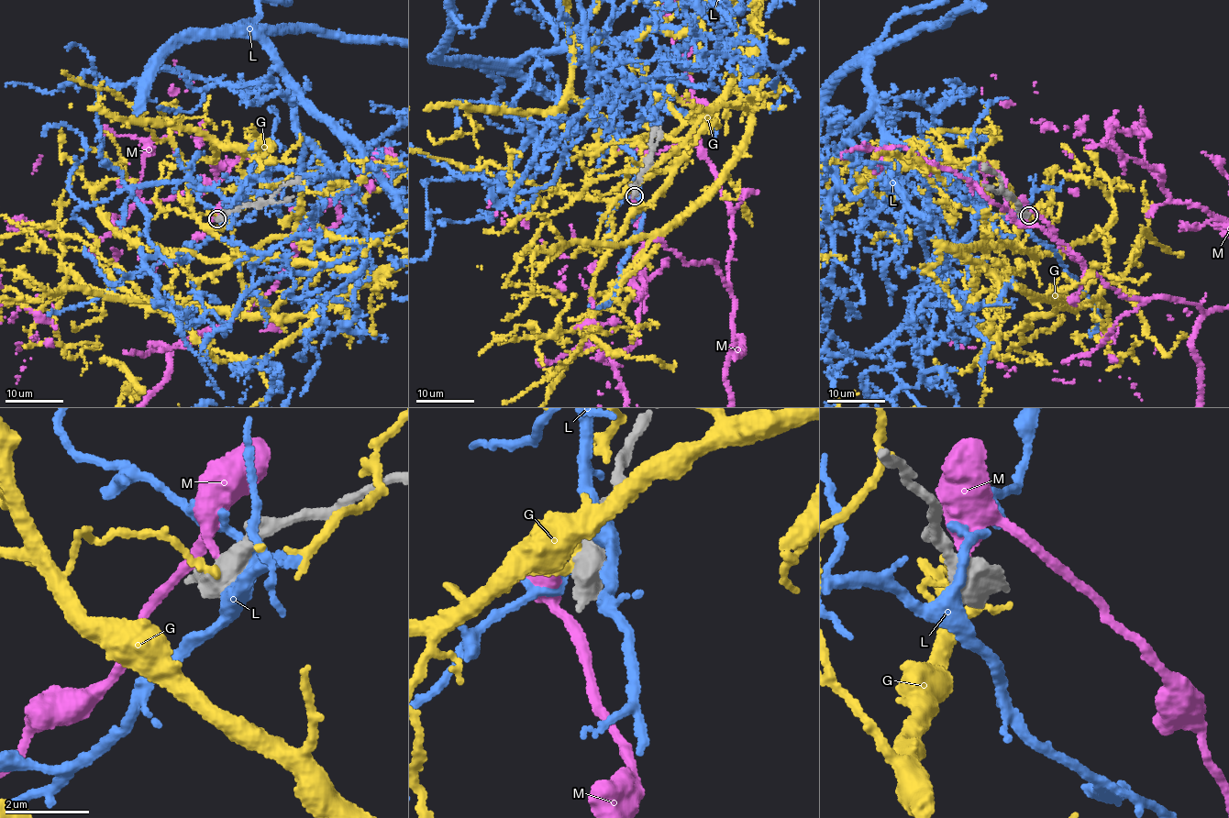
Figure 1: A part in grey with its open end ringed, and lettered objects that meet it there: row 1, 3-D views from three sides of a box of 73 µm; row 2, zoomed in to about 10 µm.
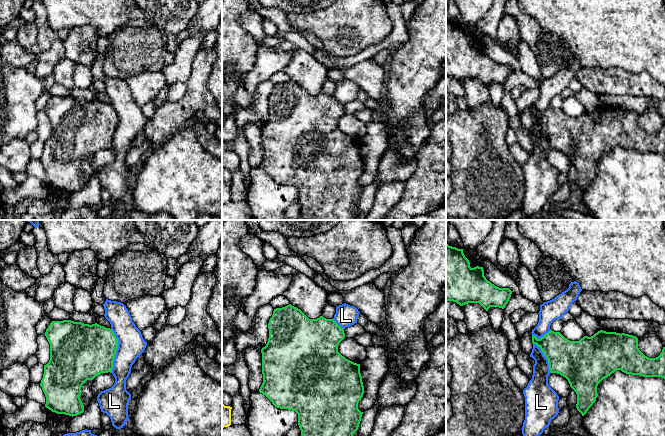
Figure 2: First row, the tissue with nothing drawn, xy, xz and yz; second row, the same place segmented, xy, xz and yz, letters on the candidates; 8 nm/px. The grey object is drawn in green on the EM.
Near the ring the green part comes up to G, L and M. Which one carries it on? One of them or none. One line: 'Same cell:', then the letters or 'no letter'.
Same cell: no letter

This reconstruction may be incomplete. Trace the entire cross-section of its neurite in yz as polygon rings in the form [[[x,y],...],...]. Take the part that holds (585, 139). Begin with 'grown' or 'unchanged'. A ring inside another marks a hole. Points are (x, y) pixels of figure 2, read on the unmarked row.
unchanged; [[[550,106],[543,113],[538,115],[532,111],[532,119],[536,120],[544,132],[548,135],[549,145],[551,149],[557,149],[565,153],[570,163],[577,170],[577,186],[584,192],[589,184],[593,181],[597,174],[598,160],[616,146],[621,146],[626,150],[639,151],[643,153],[661,153],[665,155],[665,123],[656,134],[649,134],[645,132],[638,124],[638,114],[633,111],[616,108],[606,108],[603,106],[598,107],[593,112],[584,112],[579,117],[570,117],[565,114],[560,108]]]

